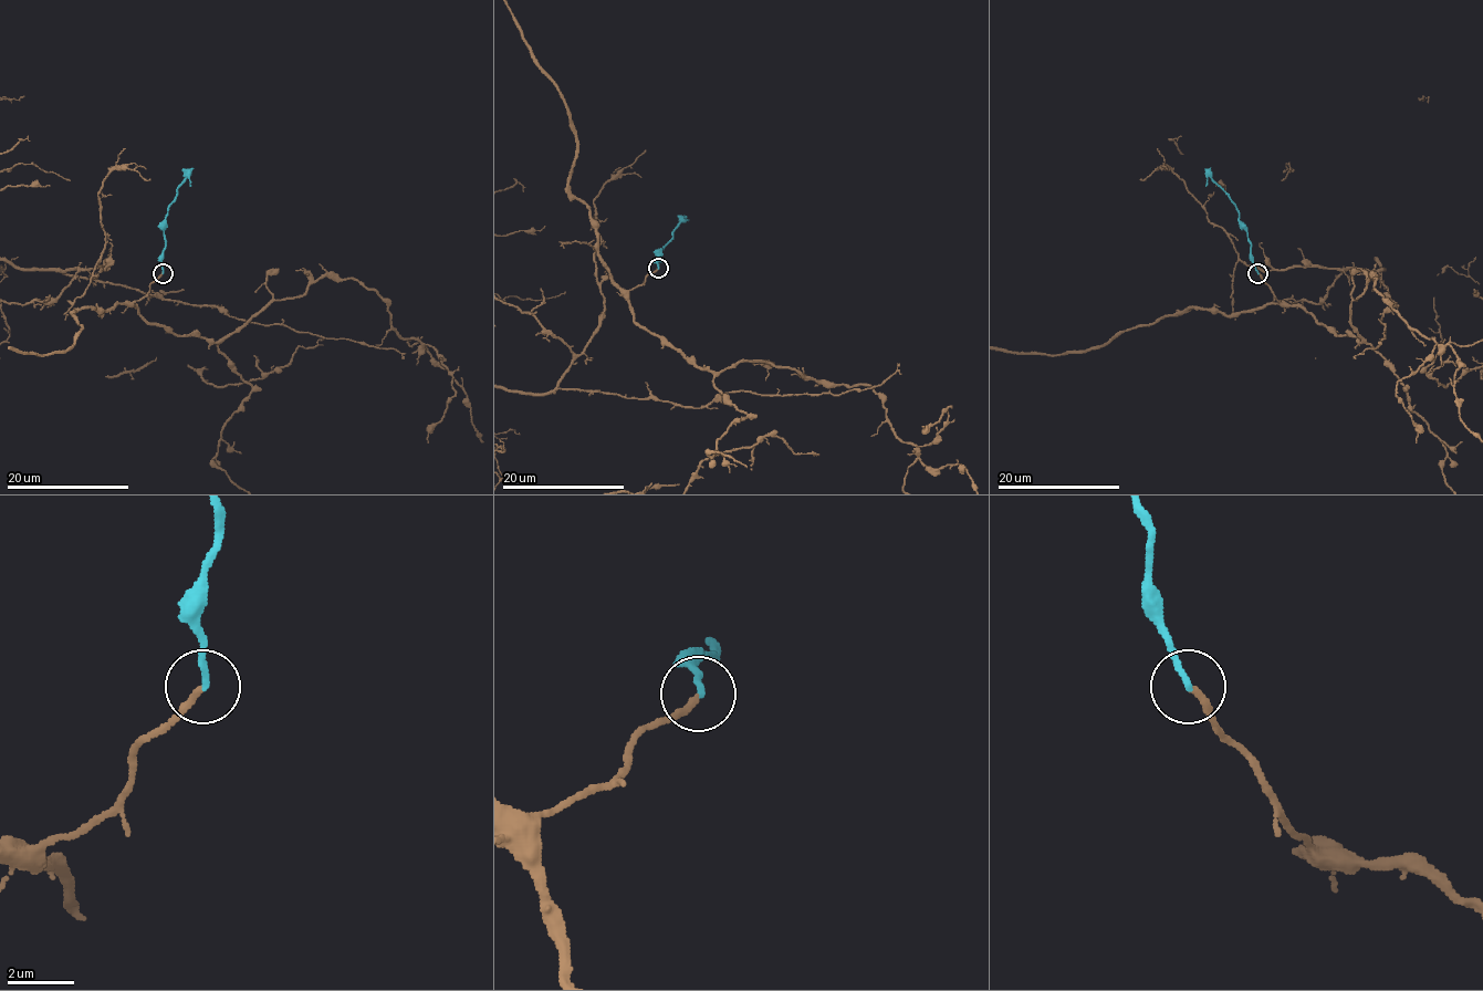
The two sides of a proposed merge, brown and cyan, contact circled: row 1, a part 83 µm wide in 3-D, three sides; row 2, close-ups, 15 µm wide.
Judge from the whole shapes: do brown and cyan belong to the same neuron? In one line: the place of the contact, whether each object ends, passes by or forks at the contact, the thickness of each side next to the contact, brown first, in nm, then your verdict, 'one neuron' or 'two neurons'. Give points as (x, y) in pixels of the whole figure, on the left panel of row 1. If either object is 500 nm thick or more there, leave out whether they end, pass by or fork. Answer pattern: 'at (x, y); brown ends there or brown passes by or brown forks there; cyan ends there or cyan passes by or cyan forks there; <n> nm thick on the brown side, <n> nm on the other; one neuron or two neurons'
at (163, 273); brown ends there; cyan ends there; 200 nm thick on the brown side, 170 nm on the other; one neuron

